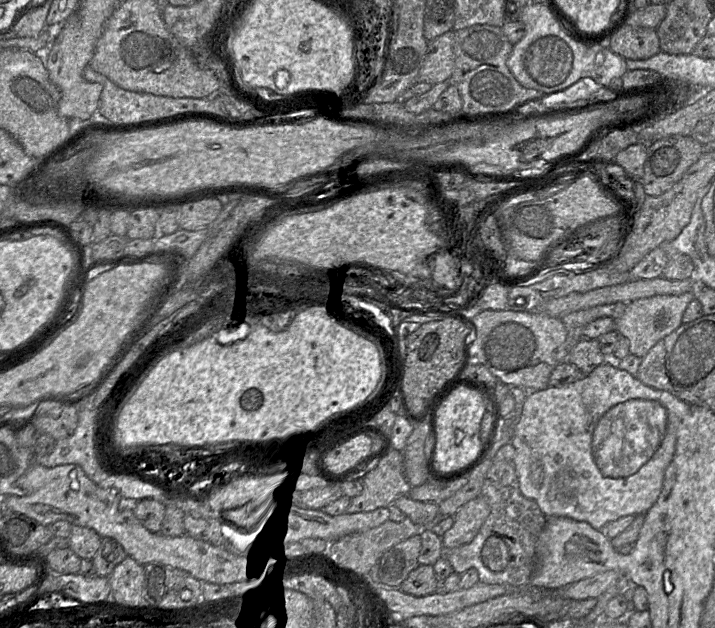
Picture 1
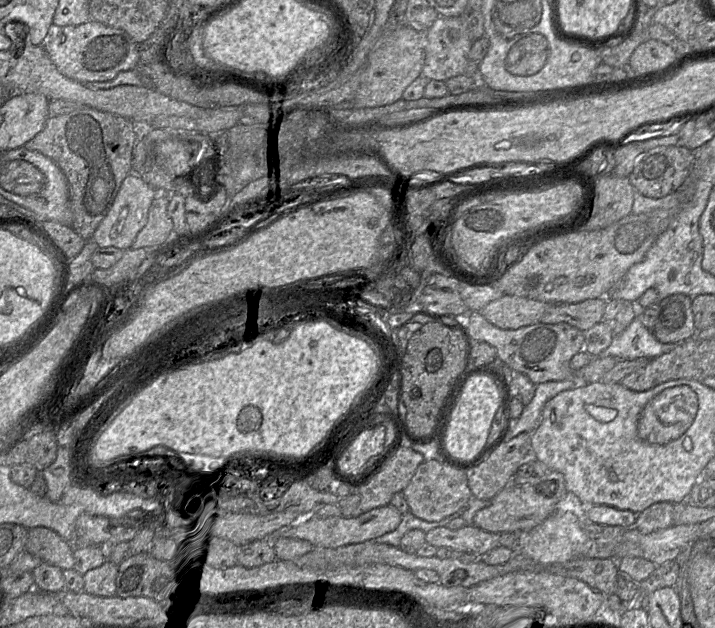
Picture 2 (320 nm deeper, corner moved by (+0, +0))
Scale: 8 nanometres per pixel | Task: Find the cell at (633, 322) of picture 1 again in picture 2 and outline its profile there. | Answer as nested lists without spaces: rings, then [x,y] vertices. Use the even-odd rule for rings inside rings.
[[[672,294],[657,299],[651,307],[657,311],[652,334],[661,343],[681,343],[696,335],[691,297]]]

